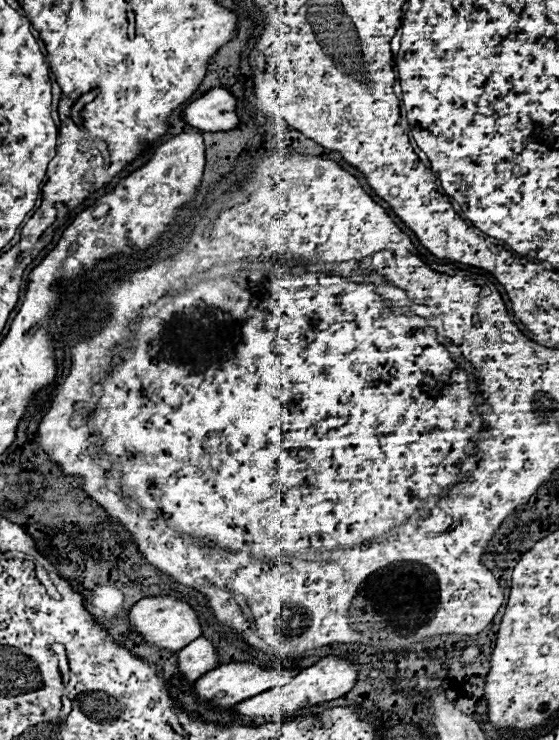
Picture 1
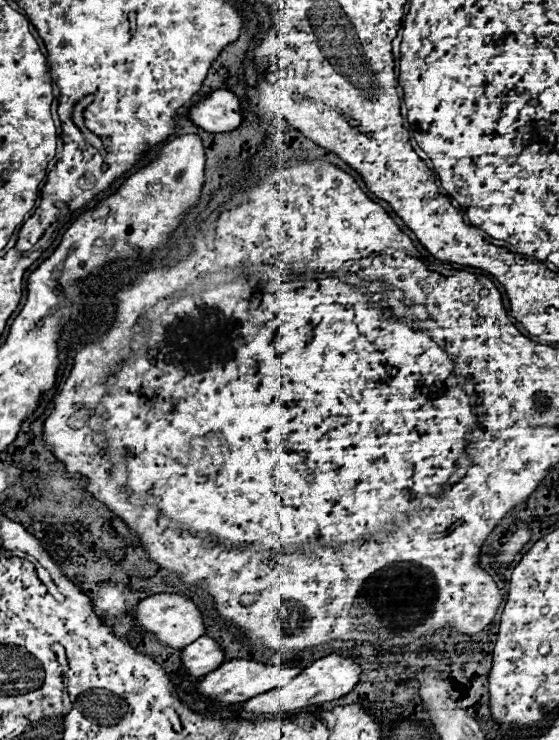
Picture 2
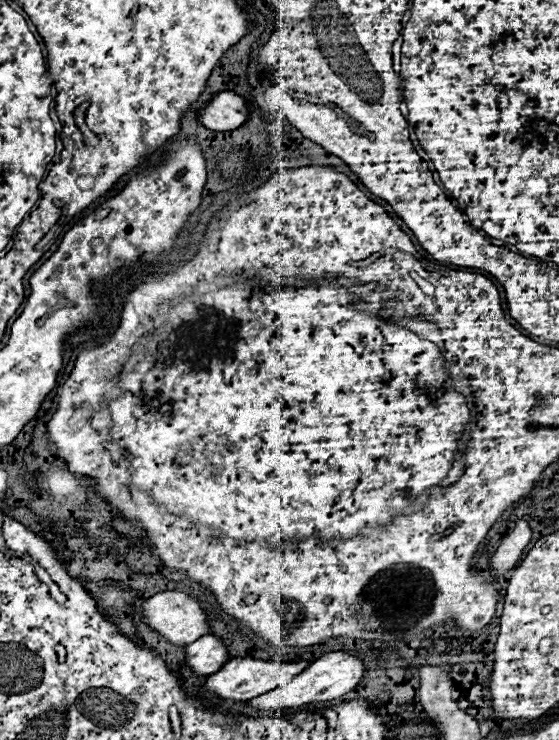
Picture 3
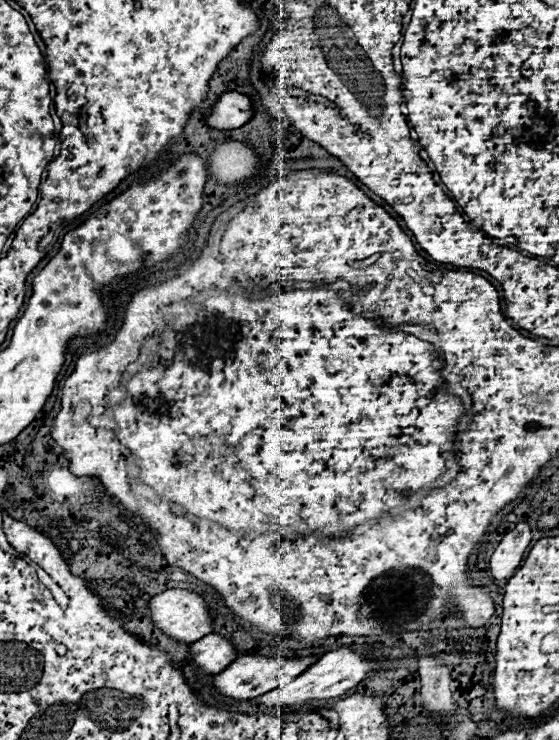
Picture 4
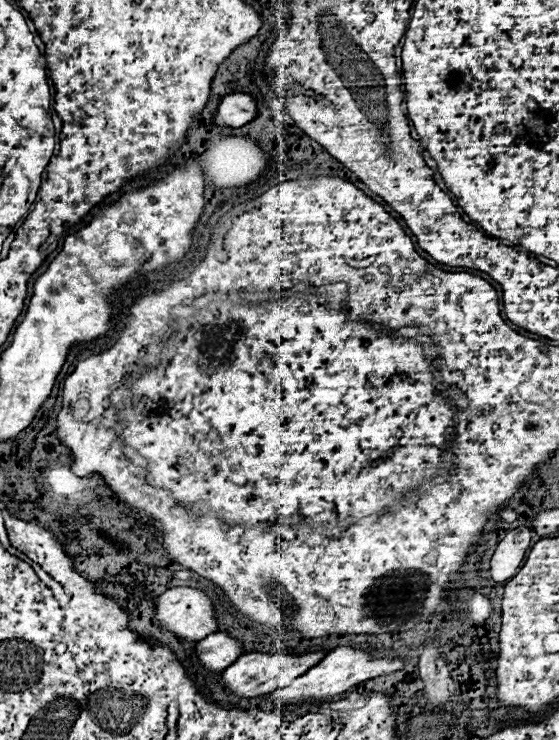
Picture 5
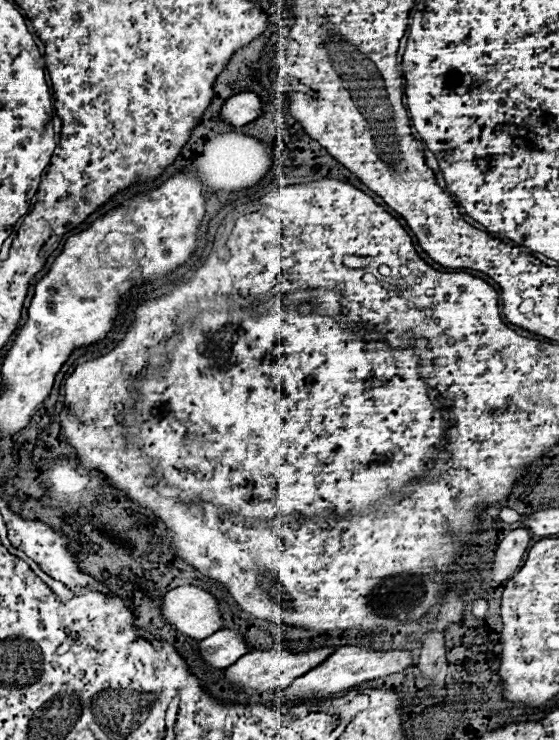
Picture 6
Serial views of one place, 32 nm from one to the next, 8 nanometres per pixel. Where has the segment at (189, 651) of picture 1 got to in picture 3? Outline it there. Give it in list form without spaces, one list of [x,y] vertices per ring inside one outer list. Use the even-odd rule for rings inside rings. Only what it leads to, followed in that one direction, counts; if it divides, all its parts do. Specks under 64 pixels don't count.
[[[206,634],[202,638],[198,638],[194,644],[186,646],[186,666],[190,666],[190,670],[196,676],[206,676],[216,672],[218,668],[222,668],[226,662],[230,660],[228,656],[228,648],[222,644],[222,640]]]

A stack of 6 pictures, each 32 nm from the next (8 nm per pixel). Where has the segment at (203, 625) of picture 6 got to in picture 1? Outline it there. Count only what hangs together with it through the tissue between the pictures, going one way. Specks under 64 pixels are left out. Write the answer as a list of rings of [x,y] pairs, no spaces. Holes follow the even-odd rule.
[[[156,596],[156,598],[142,598],[138,600],[130,610],[128,610],[128,624],[130,632],[136,632],[146,640],[150,646],[156,646],[160,650],[168,652],[178,652],[192,640],[196,640],[202,630],[196,612],[182,600],[174,596]]]

